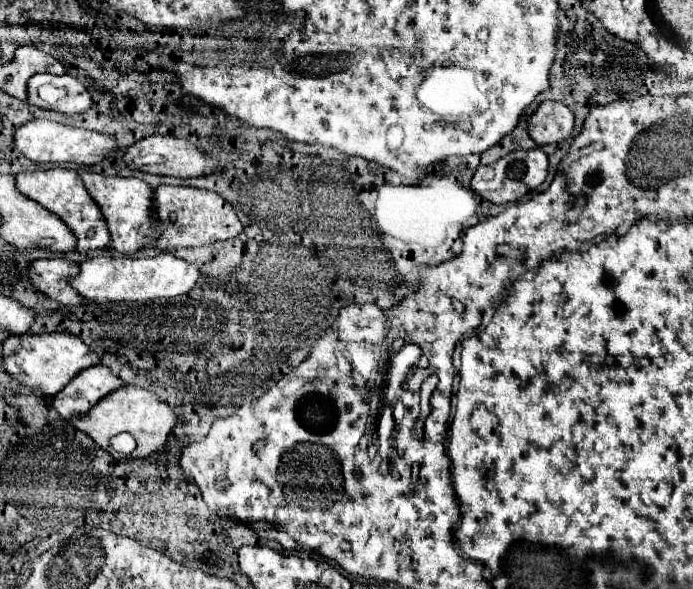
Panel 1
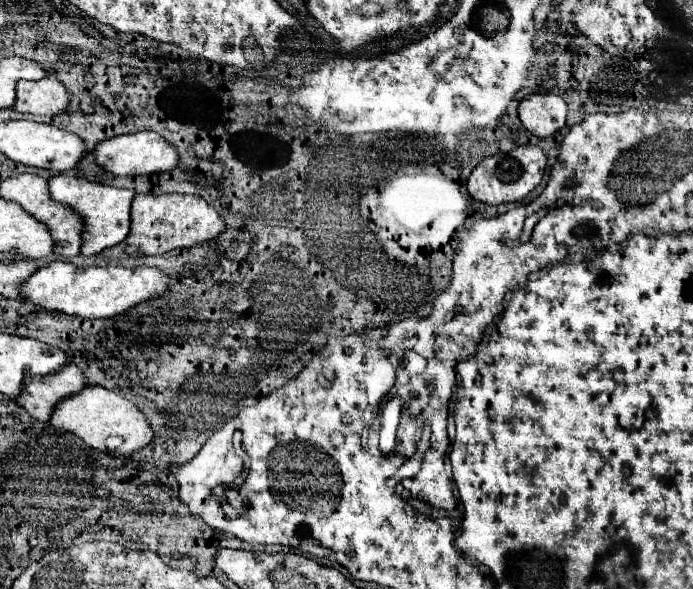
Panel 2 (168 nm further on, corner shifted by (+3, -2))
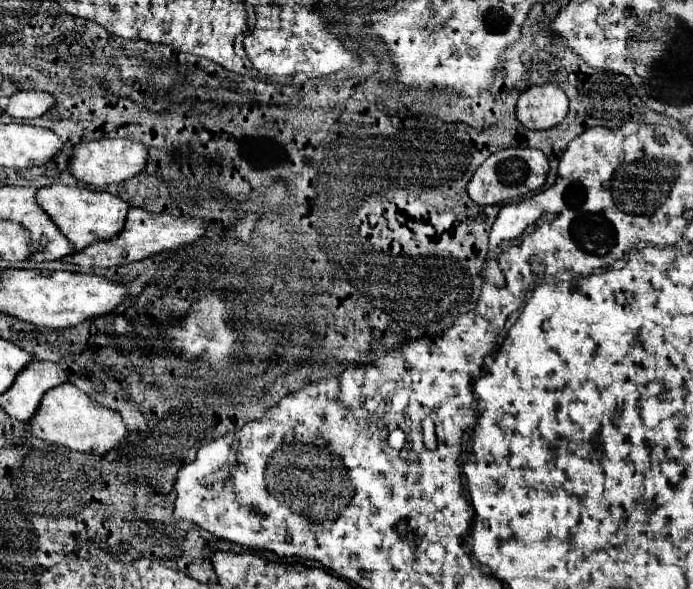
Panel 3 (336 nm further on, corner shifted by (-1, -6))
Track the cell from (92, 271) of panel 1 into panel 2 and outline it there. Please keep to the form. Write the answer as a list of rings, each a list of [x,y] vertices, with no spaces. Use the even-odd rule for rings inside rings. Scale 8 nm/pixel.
[[[51,262],[39,268],[25,284],[23,294],[33,302],[47,310],[59,310],[71,316],[81,318],[111,318],[121,312],[131,310],[133,306],[161,296],[169,288],[171,278],[159,268],[137,266],[89,266],[79,268],[71,262]]]

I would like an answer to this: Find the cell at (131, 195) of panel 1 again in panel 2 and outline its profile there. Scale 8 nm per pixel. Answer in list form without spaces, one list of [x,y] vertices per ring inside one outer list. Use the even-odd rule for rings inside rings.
[[[53,176],[49,180],[49,192],[55,202],[67,204],[75,208],[81,218],[85,220],[85,232],[83,232],[83,256],[95,256],[101,254],[107,248],[113,248],[127,238],[131,228],[131,200],[135,196],[135,190],[129,188],[115,188],[115,186],[103,186],[97,182],[89,182],[85,178],[73,178],[73,176]]]

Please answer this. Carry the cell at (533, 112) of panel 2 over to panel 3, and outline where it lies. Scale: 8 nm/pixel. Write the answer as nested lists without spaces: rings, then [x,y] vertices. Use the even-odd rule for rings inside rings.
[[[557,84],[531,86],[521,92],[515,116],[529,130],[547,130],[565,120],[569,100]]]

